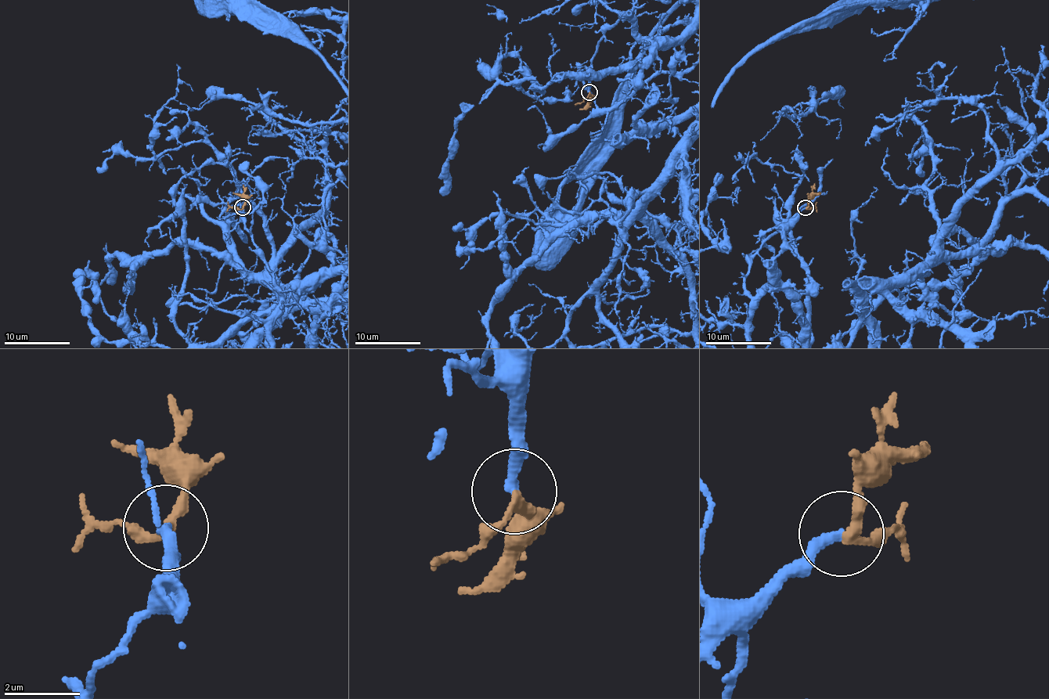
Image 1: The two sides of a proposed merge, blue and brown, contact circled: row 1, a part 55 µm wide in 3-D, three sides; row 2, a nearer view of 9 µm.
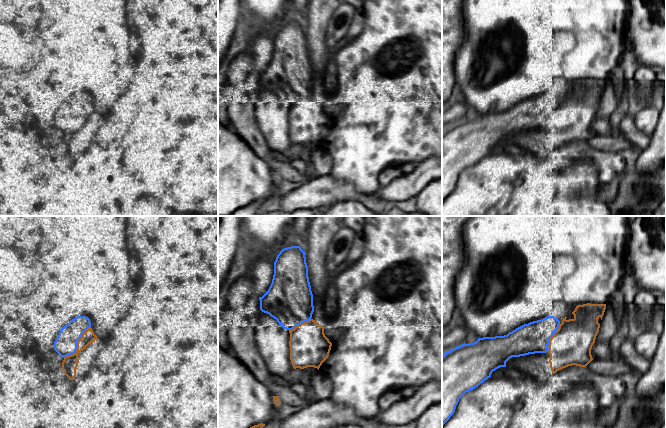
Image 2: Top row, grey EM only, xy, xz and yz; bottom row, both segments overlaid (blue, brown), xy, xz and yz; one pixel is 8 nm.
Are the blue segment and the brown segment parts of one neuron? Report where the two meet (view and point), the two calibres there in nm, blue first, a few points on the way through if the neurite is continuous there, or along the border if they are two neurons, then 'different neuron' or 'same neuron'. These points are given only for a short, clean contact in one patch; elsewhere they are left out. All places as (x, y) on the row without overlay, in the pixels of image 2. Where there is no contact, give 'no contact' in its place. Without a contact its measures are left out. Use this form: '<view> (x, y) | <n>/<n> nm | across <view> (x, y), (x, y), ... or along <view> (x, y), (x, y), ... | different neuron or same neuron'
xy (76, 120) | 180/130 nm | same neuron

